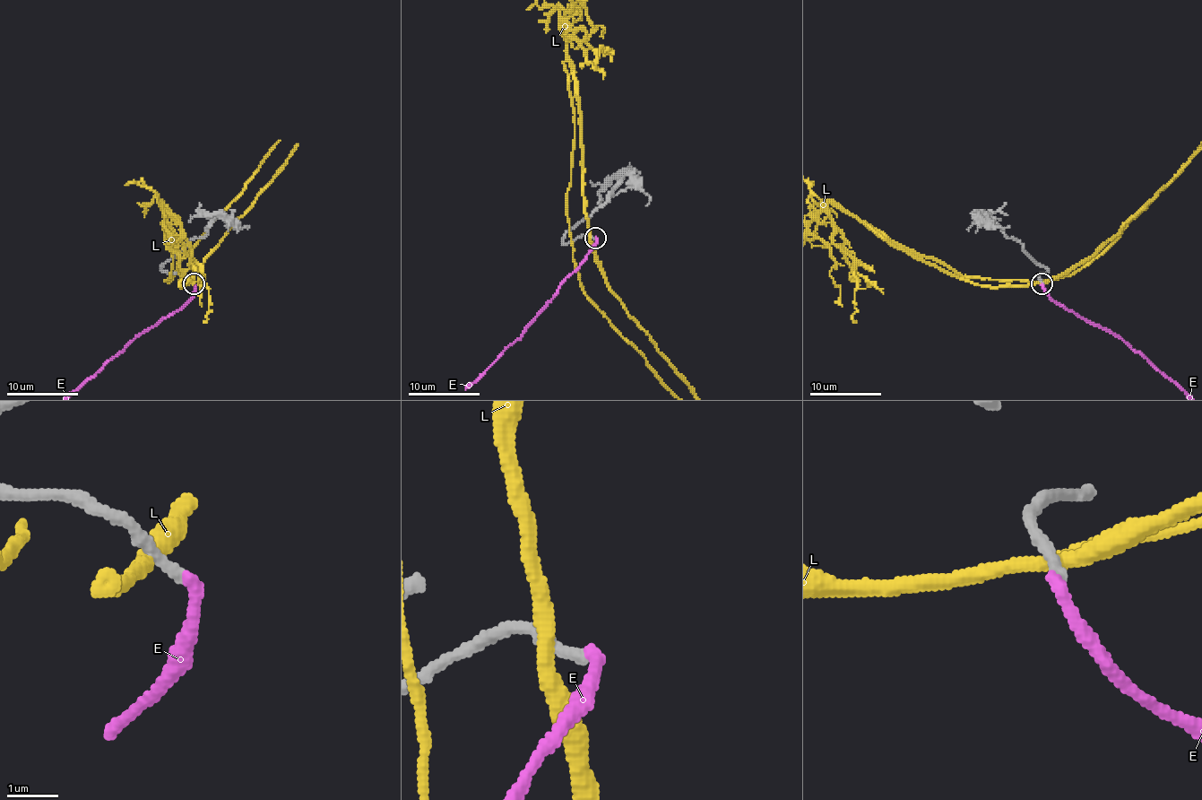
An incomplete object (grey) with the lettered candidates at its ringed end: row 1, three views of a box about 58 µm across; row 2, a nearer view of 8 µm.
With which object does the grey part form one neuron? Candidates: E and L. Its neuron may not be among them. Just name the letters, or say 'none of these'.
E

